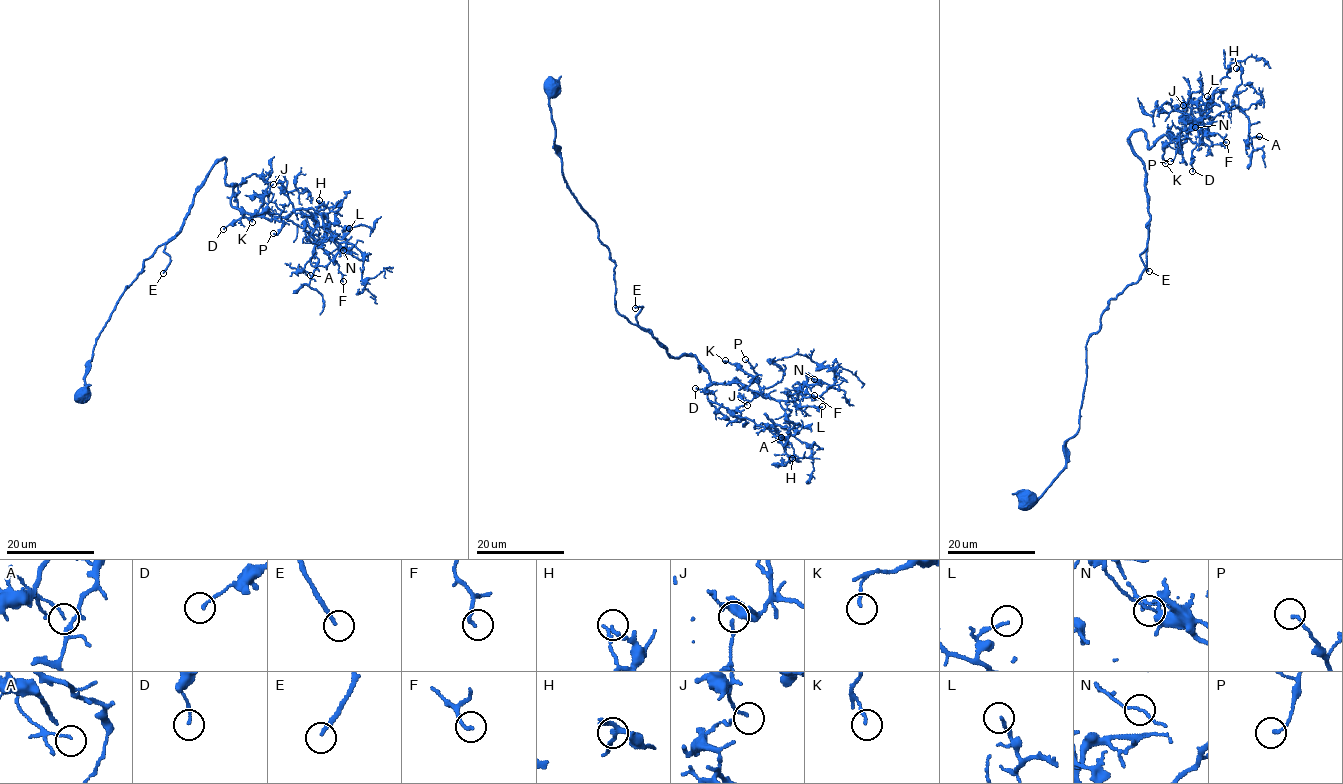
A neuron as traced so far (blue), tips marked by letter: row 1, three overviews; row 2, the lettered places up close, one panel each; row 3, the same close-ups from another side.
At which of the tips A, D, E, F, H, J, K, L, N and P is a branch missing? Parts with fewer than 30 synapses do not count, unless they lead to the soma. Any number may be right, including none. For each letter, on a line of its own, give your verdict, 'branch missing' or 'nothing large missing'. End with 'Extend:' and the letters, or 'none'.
A: nothing large missing
D: nothing large missing
E: branch missing
F: nothing large missing
H: nothing large missing
J: nothing large missing
K: nothing large missing
L: nothing large missing
N: nothing large missing
P: nothing large missing
Extend: E

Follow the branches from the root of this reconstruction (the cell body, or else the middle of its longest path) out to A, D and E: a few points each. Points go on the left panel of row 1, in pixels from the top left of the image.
A: (81, 397), (114, 305), (219, 160), (245, 217), (313, 239), (310, 275)
D: (81, 397), (96, 338), (124, 288), (178, 233), (196, 189), (224, 158), (243, 215), (223, 229)
E: (81, 397), (96, 338), (124, 288), (143, 272), (143, 260), (164, 244), (169, 263), (163, 273)

